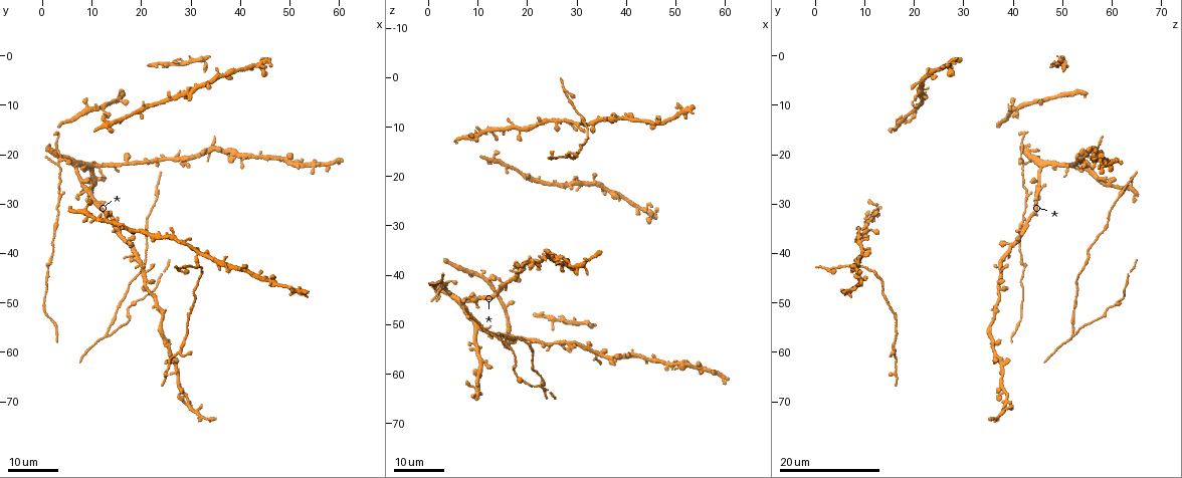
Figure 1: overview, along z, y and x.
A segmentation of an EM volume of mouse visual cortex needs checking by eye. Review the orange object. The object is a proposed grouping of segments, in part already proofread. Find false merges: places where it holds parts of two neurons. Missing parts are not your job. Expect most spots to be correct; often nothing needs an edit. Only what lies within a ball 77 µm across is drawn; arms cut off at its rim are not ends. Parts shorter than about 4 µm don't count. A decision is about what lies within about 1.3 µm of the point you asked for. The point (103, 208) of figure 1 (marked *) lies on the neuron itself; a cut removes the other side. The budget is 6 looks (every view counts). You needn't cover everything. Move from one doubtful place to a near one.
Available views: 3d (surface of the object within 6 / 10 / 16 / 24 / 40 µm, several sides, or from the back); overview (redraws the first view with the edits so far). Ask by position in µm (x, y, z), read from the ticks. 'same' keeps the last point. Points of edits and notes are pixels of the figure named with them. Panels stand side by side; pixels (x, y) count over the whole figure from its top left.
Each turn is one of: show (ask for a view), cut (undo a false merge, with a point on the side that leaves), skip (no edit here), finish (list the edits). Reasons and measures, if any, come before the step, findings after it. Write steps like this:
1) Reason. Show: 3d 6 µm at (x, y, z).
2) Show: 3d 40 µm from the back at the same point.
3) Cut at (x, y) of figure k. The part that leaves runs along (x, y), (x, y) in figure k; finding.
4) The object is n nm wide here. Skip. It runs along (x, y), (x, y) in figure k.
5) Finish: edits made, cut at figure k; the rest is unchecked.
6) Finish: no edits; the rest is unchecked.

Side arm on a straight run. Show: 3d 16 µm at (20.5, 10.5, 20.5).

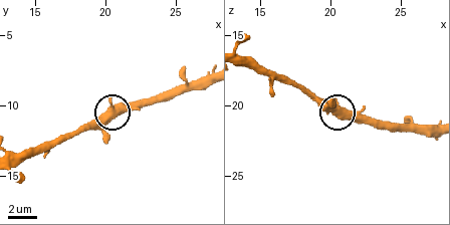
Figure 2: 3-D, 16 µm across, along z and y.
Show: 3d 10 µm at (20.4, 10.8, 20.2).

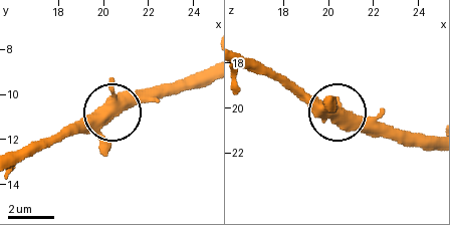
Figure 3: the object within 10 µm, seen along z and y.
The side arm is 13 µm long; 3 arms meet here. Skip. All the same neuron.

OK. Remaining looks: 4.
Three arms meet. Show: 3d 16 µm at (31.5, 42.5, 8.5).

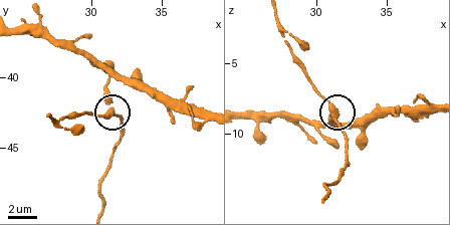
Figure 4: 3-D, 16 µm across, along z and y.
Show: 3d 10 µm at (31.4, 42.2, 8.8).

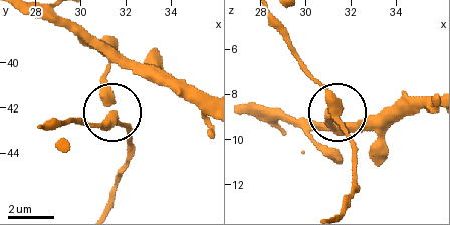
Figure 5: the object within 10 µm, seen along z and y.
The object is 350 nm wide here. Skip. Continuous, no second neuron.

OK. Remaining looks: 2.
Three arms meet. Show: 3d 16 µm at (13.0, 57.0, 52.0).

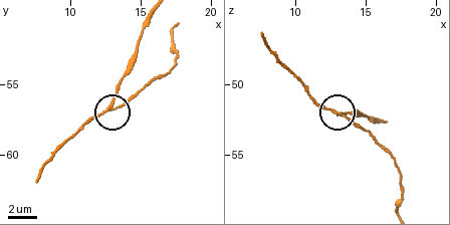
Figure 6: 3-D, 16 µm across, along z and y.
Zoom in. Show: 3d 6 µm at (13.2, 56.6, 52.0).

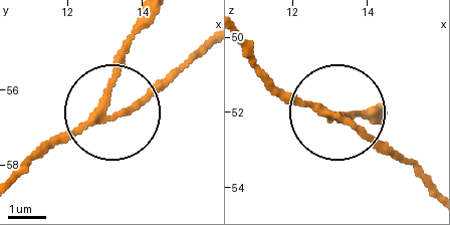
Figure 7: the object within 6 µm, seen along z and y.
The side arm is 10 µm long. Skip. Continuous, no second neuron.

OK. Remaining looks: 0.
Finish: no edits; the rest is unchecked.

